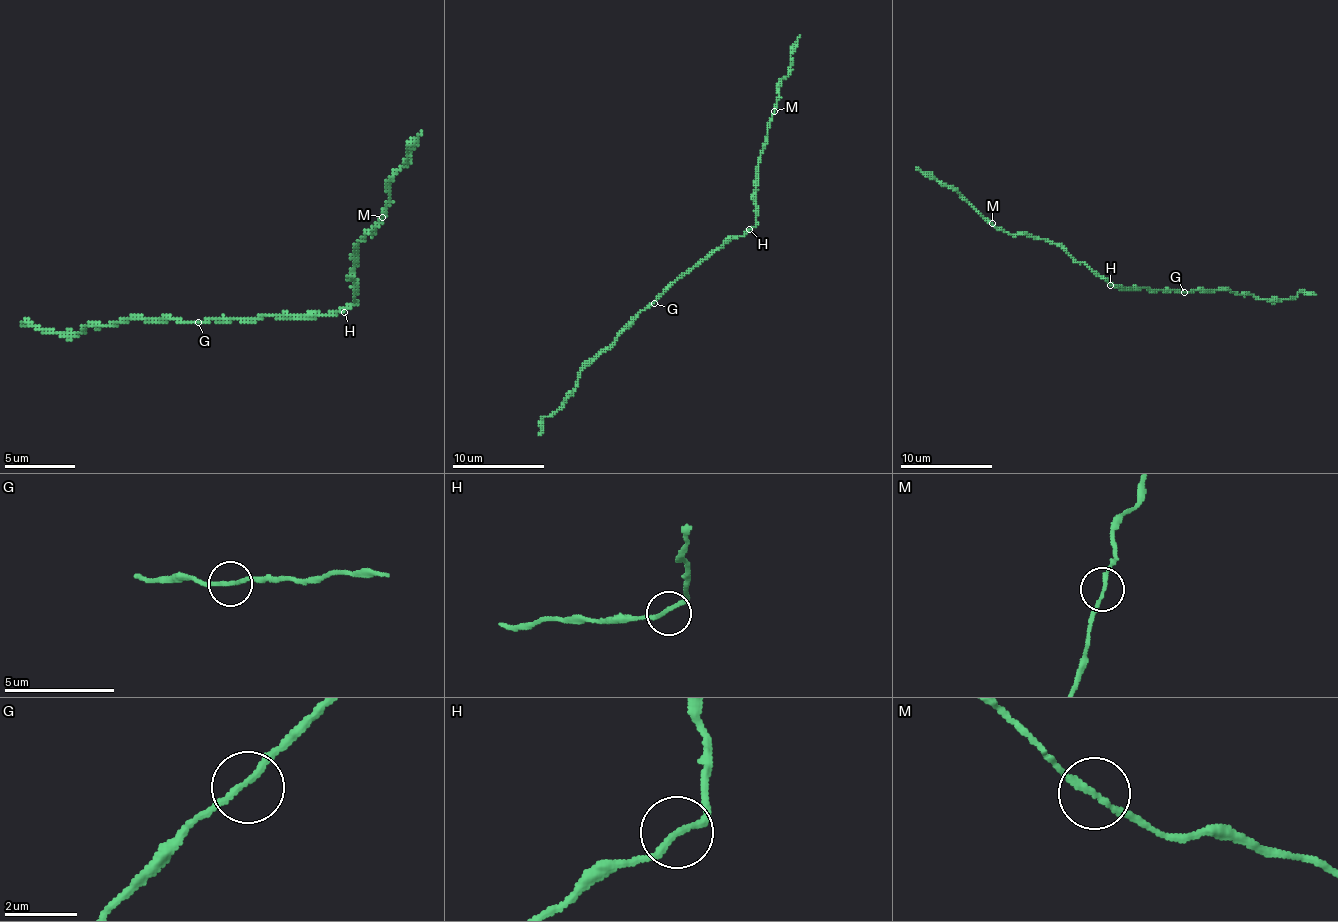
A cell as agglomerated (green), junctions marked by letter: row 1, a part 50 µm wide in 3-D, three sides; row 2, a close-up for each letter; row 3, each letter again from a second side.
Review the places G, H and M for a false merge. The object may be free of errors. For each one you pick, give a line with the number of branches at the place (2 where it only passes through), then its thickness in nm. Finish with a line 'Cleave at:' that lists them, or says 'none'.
Cleave at: none

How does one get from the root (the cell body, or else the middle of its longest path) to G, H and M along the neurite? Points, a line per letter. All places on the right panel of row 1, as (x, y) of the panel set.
G: (1124, 288), (1184, 292)
H: (1124, 288), (1110, 285)
M: (1124, 288), (1117, 288), (1096, 276), (1055, 244), (1025, 234), (1008, 234), (992, 223)

